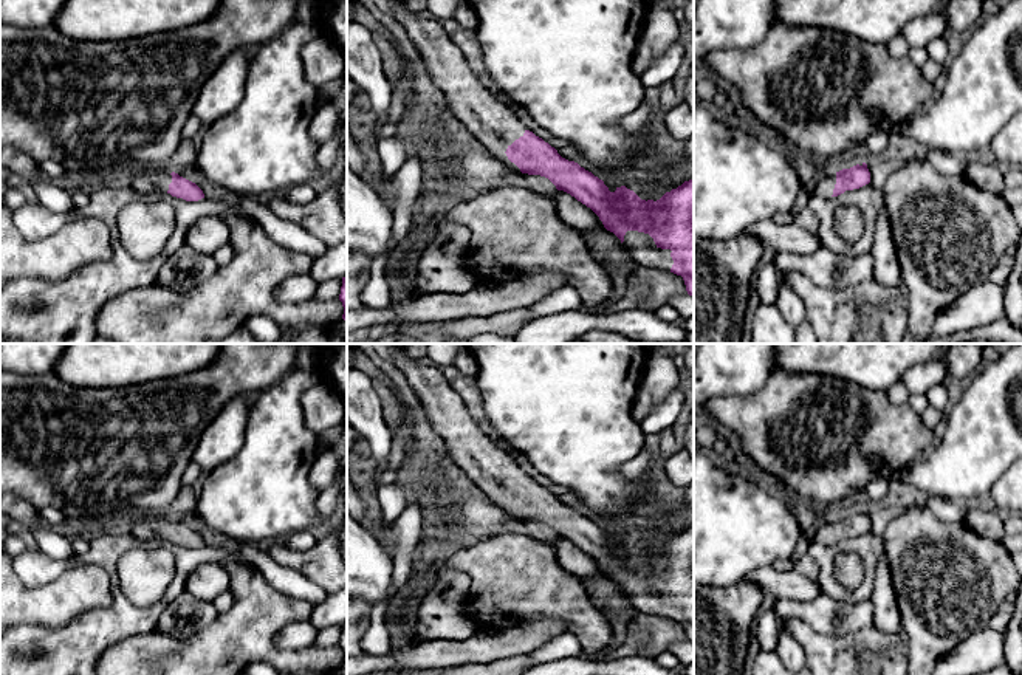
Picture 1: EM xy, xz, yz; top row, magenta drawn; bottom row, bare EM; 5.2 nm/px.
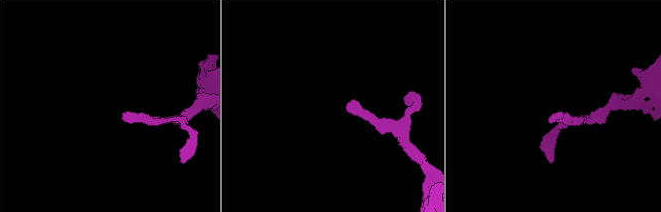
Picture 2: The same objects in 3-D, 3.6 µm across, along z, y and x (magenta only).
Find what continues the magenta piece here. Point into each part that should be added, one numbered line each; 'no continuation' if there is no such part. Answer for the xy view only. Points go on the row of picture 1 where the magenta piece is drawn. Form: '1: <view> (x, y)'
1: xy (149, 183)

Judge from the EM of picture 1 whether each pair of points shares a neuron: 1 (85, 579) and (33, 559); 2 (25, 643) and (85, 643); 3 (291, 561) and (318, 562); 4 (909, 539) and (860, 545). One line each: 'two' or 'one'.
1: two
2: one
3: one
4: two

